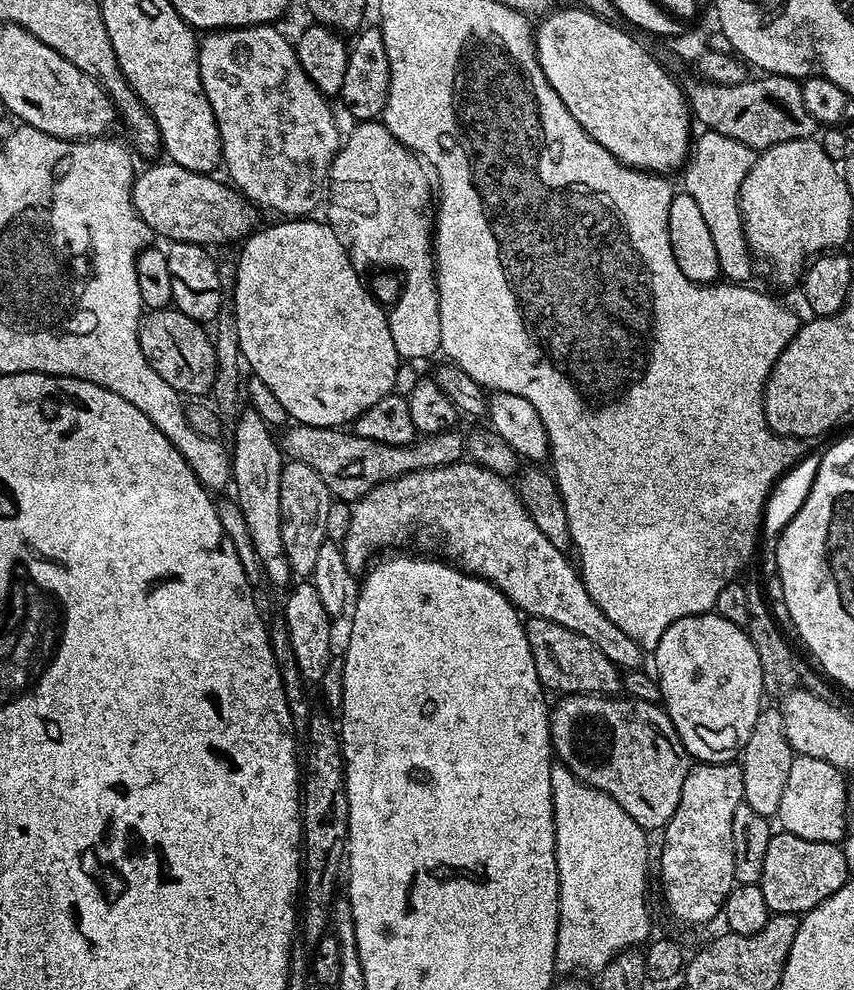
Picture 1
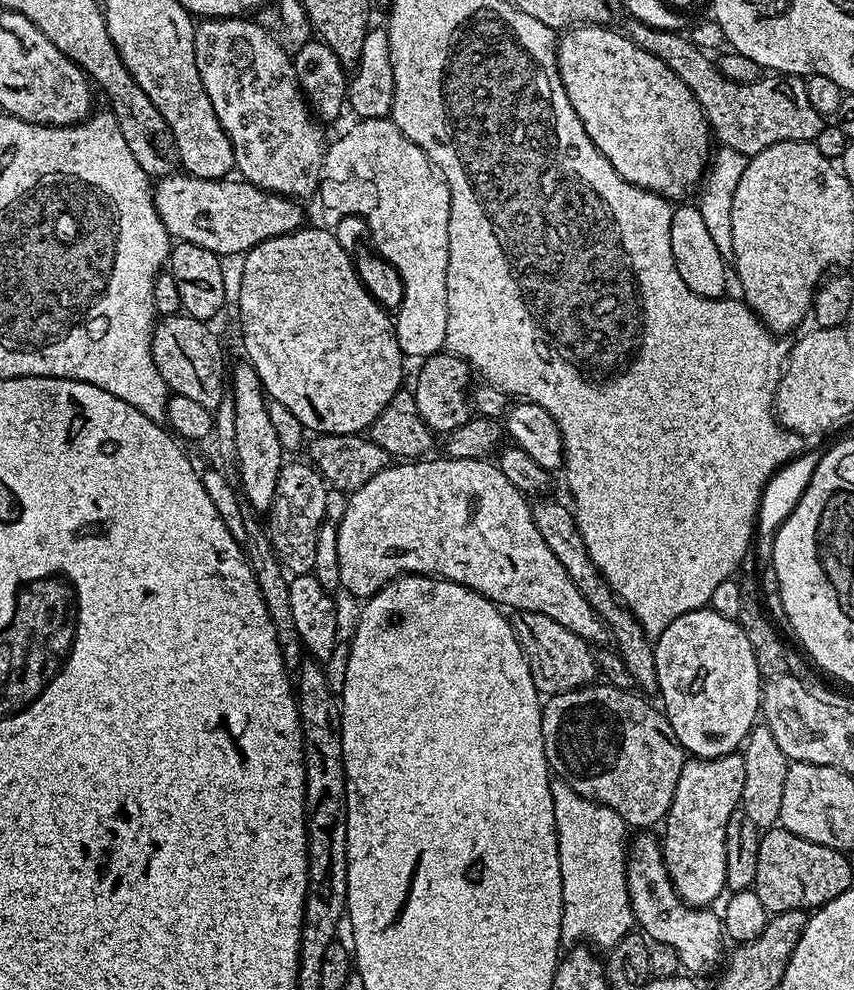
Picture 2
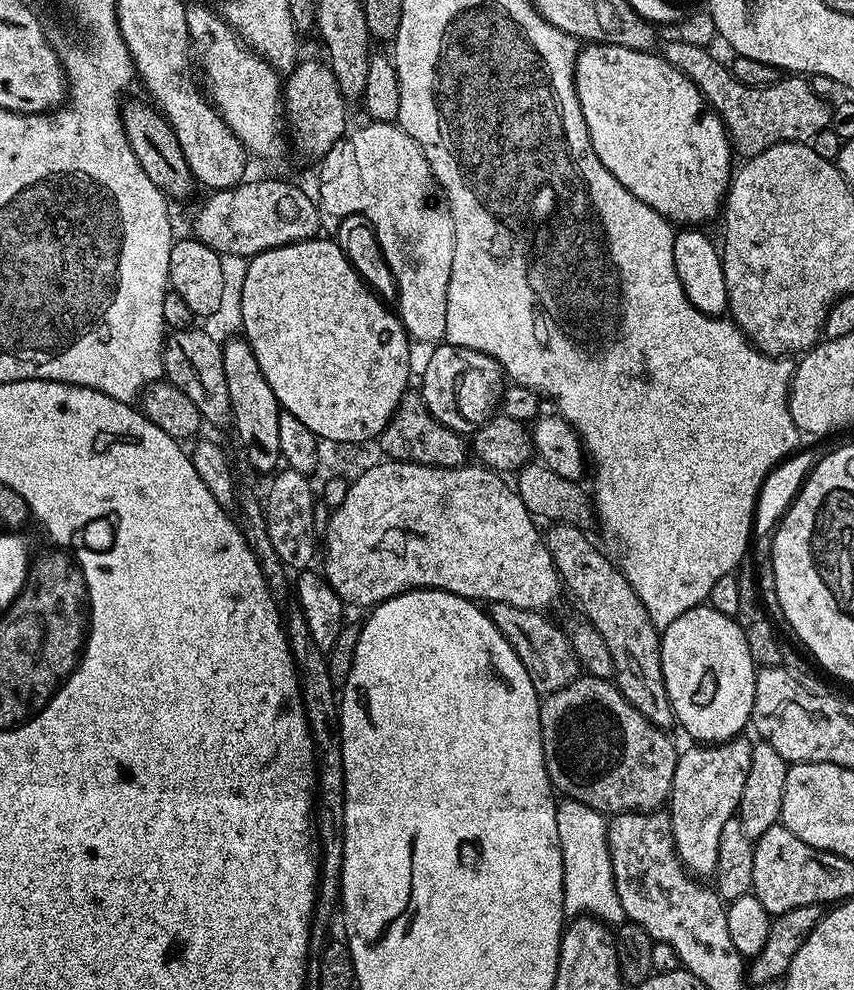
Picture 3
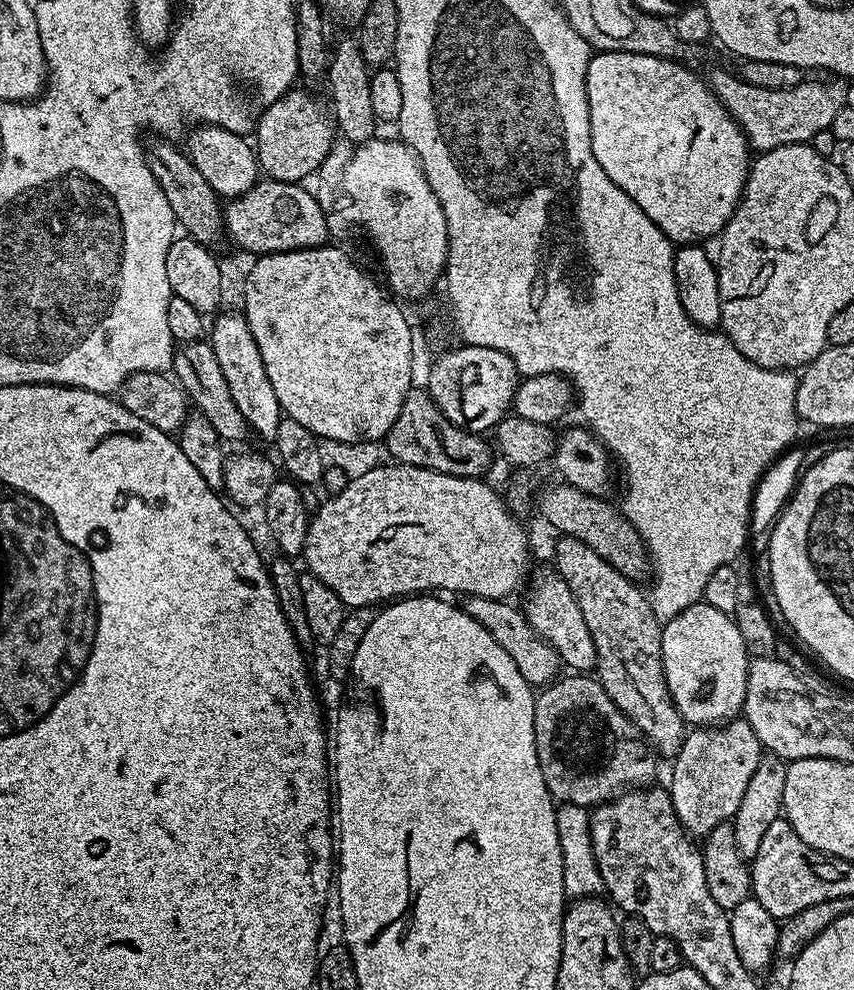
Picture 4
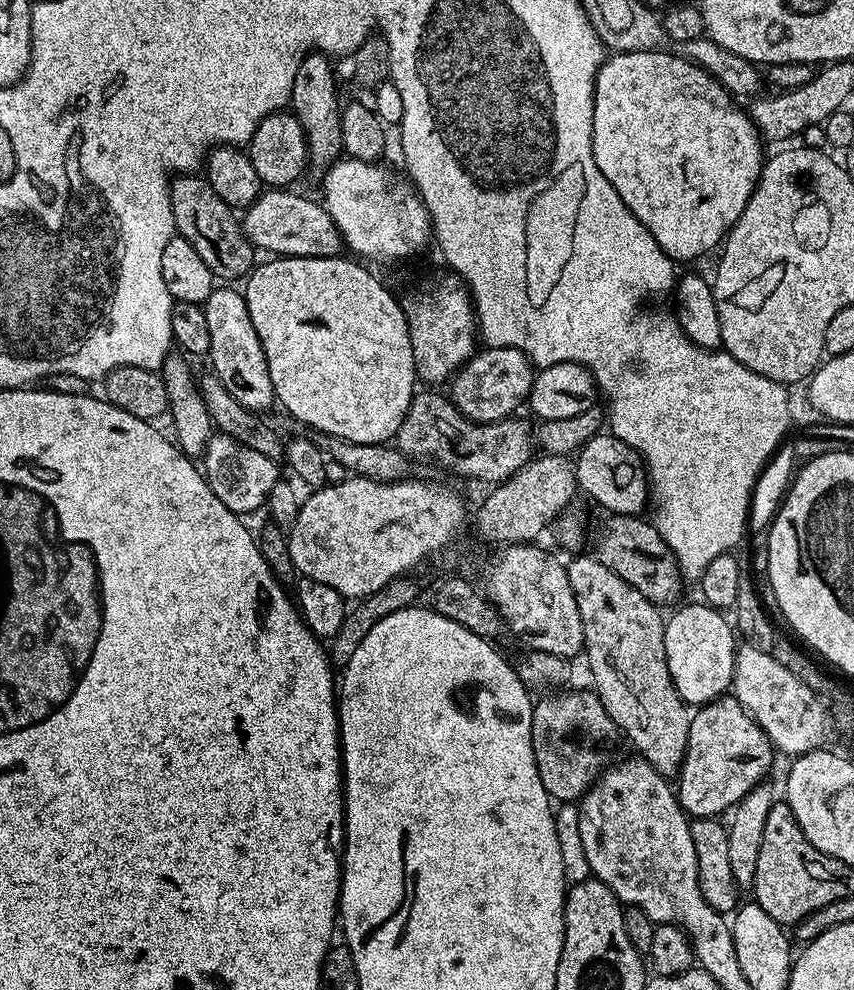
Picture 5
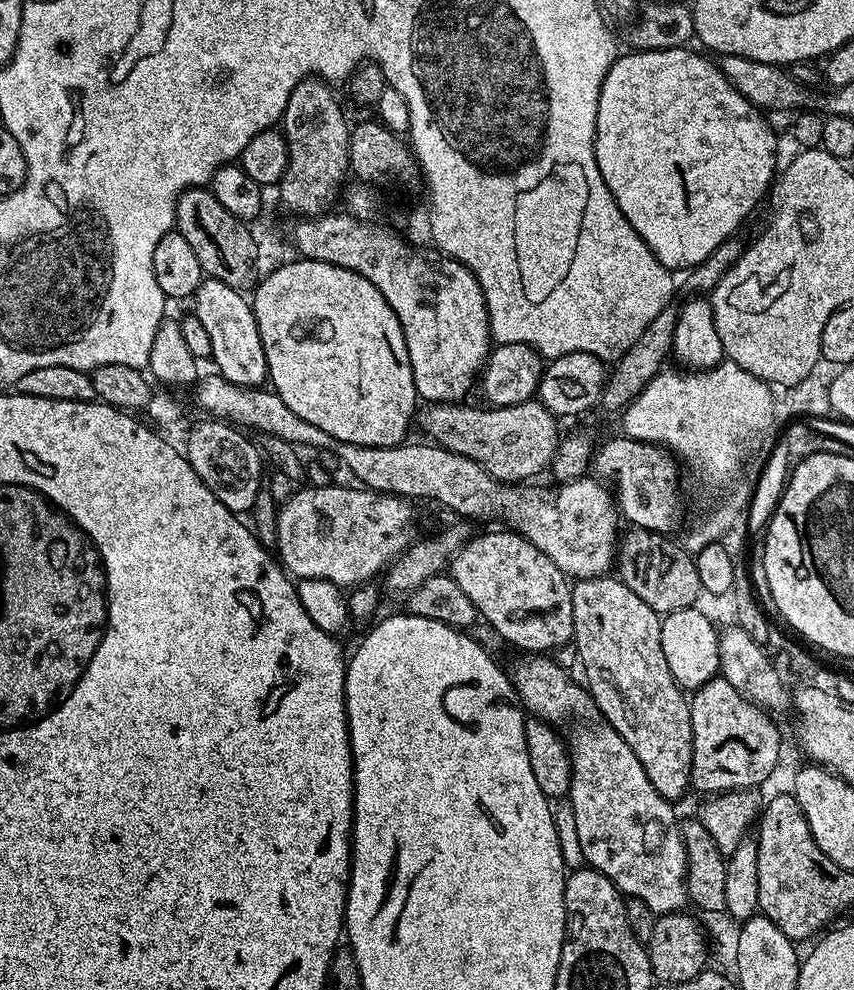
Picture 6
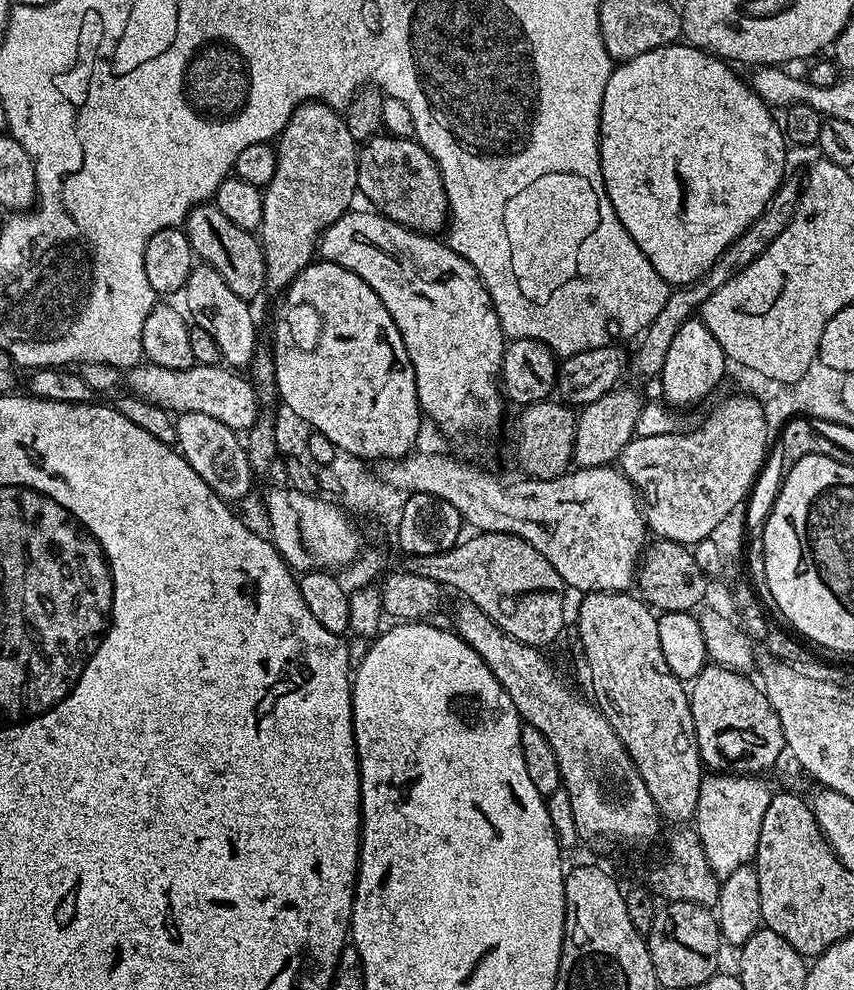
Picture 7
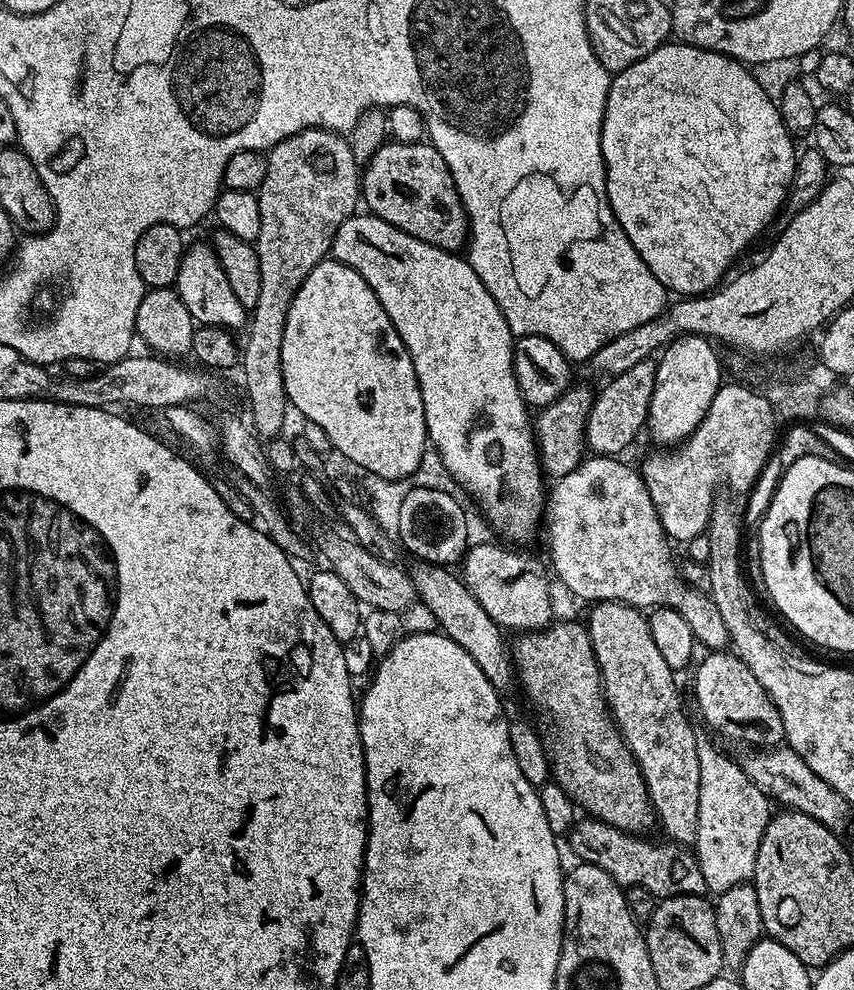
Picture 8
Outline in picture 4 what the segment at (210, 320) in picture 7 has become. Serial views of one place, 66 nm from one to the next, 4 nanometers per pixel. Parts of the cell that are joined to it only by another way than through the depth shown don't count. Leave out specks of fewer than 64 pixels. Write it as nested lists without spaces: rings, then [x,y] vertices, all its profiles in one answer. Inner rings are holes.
[[[228,312],[225,316],[215,317],[216,325],[210,328],[210,343],[218,358],[218,366],[222,366],[222,378],[226,378],[226,386],[230,386],[230,394],[238,410],[242,410],[242,418],[246,418],[249,429],[256,432],[268,442],[275,441],[282,419],[282,409],[278,402],[278,394],[274,394],[274,386],[270,386],[270,378],[266,378],[266,366],[262,366],[262,354],[258,354],[258,342],[254,342],[254,334],[250,334],[250,326],[243,315]]]

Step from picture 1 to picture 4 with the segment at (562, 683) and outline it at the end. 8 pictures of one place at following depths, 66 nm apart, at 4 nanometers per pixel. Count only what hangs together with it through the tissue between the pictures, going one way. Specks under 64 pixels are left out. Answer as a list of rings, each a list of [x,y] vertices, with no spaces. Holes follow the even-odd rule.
[[[467,596],[463,599],[464,612],[474,618],[480,625],[490,630],[491,637],[502,646],[502,650],[510,655],[518,672],[526,678],[528,684],[534,688],[542,688],[550,684],[558,675],[558,668],[562,661],[555,648],[549,646],[532,628],[532,624],[525,618],[523,611],[514,608],[509,601],[482,598],[481,596]]]

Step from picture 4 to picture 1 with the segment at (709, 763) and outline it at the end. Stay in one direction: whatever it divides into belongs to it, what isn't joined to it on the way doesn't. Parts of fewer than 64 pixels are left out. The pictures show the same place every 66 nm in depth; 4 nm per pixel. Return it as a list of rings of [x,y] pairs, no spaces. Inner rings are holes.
[[[696,762],[689,767],[686,782],[682,782],[682,798],[678,798],[678,810],[662,830],[664,849],[660,852],[660,880],[664,883],[664,900],[676,920],[684,924],[708,924],[724,911],[726,898],[732,892],[734,878],[734,842],[732,823],[734,810],[738,810],[744,798],[744,783],[739,763],[706,764]]]

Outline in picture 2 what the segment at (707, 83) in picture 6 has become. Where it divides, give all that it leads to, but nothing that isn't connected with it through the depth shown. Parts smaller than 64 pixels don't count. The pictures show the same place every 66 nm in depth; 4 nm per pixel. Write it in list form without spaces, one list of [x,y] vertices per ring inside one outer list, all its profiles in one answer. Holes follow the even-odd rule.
[[[603,24],[572,26],[559,37],[556,45],[556,65],[570,98],[570,106],[578,114],[586,134],[598,150],[622,174],[626,182],[656,192],[669,202],[680,202],[687,192],[694,193],[705,178],[710,161],[710,129],[698,98],[690,94],[690,86],[654,54],[646,54],[623,31]]]

